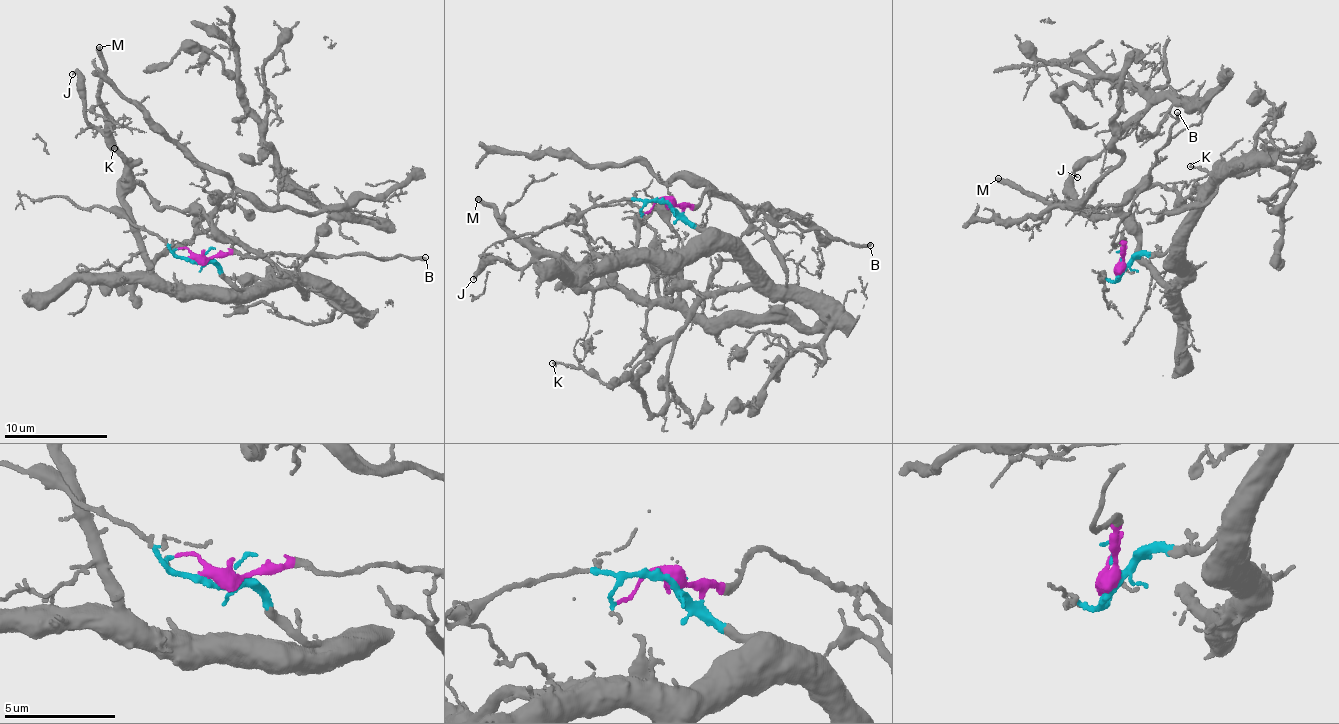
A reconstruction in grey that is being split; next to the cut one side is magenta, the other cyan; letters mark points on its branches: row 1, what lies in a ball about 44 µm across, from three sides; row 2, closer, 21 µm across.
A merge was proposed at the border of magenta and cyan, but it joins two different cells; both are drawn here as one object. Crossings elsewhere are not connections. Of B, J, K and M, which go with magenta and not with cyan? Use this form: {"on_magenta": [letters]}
{"on_magenta": ["B"]}

